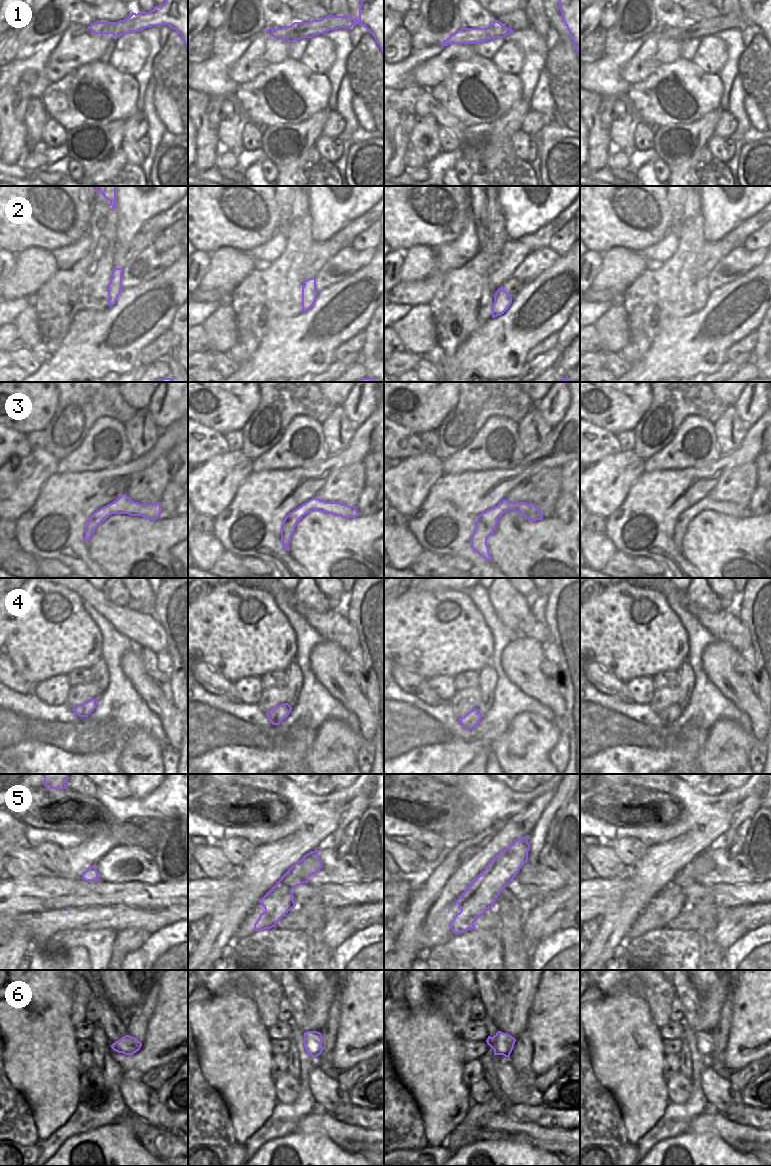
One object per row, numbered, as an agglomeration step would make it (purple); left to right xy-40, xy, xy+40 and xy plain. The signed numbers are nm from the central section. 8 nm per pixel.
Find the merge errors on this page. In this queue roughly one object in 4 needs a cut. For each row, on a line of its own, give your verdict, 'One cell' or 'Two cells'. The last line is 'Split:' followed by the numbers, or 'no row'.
1: One cell
2: One cell
3: One cell
4: Two cells
5: Two cells
6: One cell
Split: 4, 5

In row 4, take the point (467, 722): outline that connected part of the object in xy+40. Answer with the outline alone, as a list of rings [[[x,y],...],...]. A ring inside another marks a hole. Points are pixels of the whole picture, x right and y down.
[[[461,717],[458,719],[460,724],[465,728],[465,729],[473,729],[478,726],[479,720],[473,718],[473,717]]]

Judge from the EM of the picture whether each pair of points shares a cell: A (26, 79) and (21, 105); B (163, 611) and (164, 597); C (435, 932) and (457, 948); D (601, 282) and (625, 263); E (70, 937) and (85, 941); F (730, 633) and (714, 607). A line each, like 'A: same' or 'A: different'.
A: same
B: same
C: different
D: same
E: same
F: different

